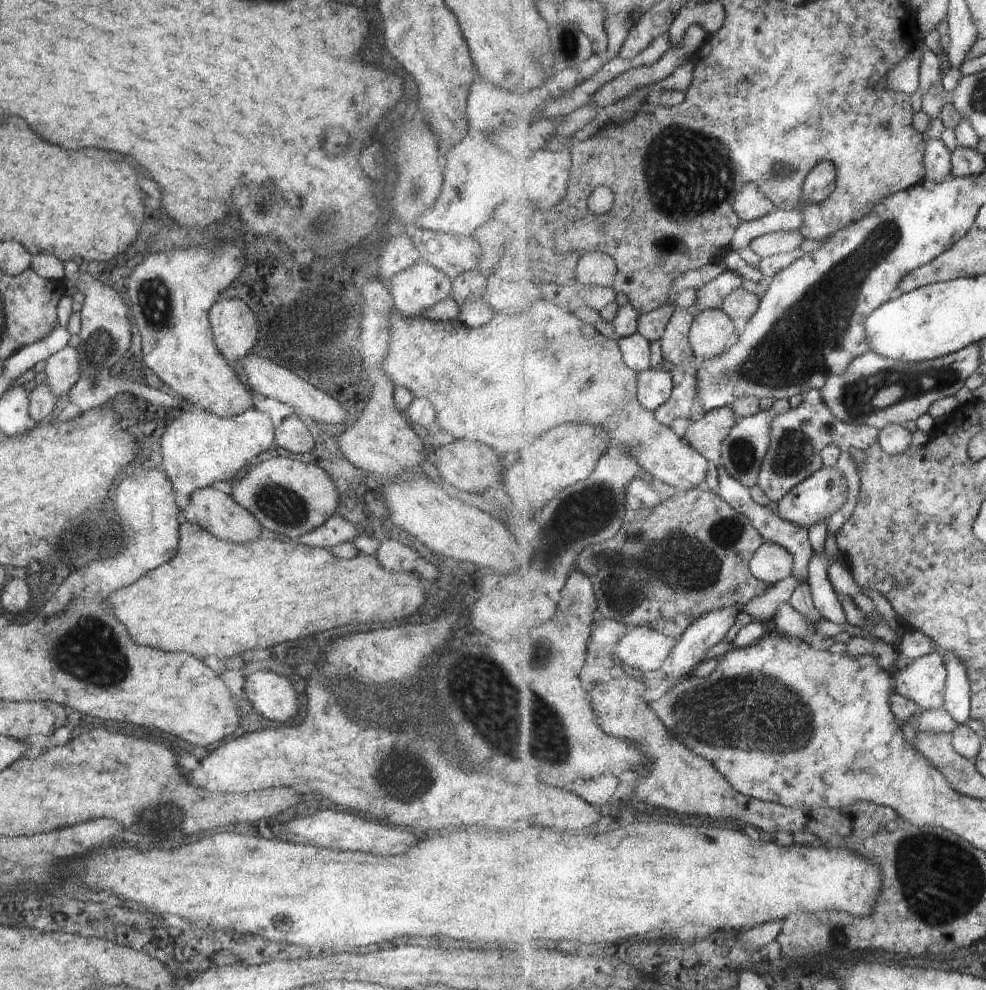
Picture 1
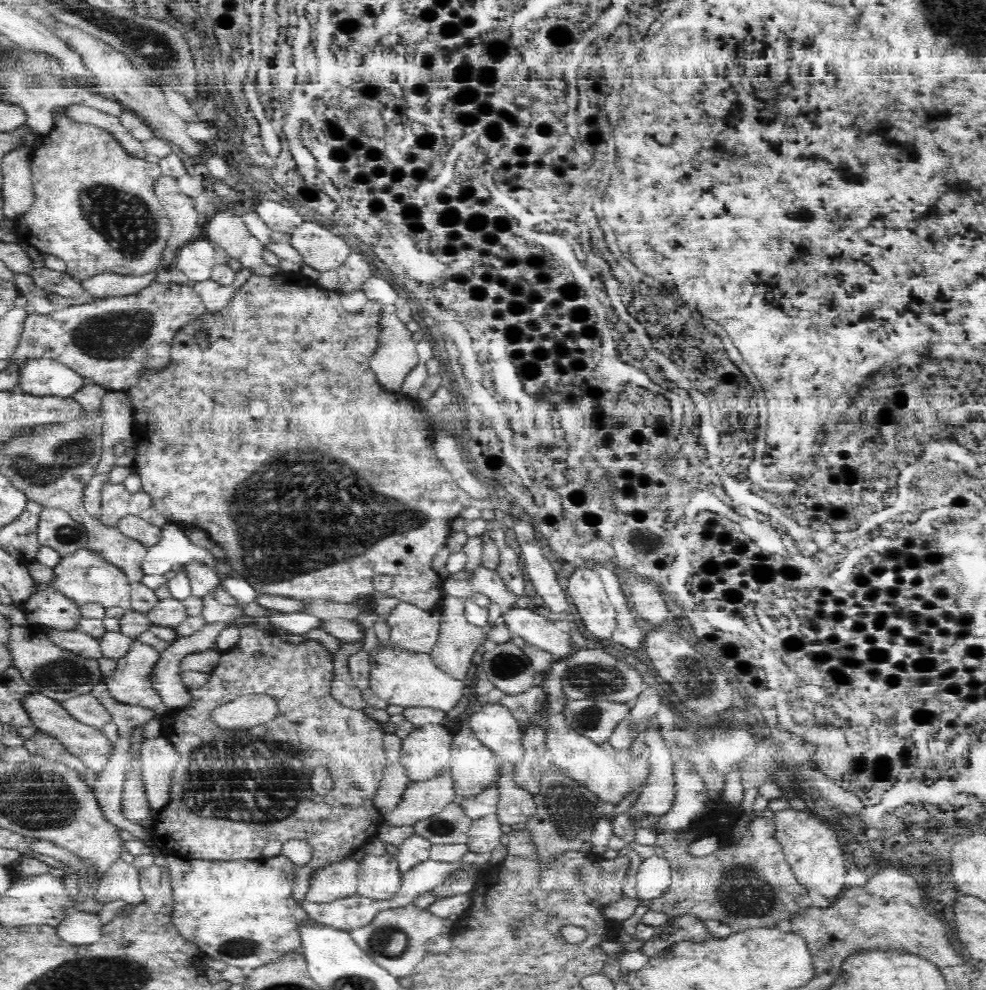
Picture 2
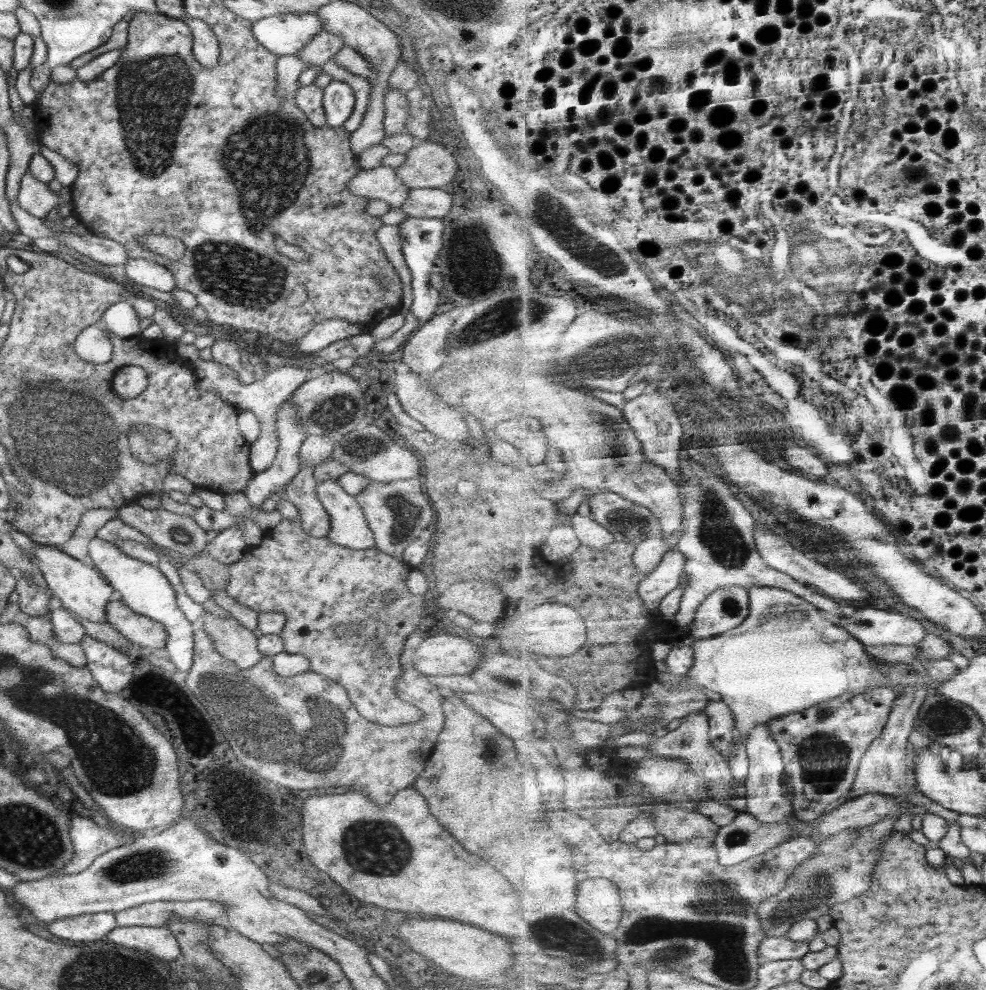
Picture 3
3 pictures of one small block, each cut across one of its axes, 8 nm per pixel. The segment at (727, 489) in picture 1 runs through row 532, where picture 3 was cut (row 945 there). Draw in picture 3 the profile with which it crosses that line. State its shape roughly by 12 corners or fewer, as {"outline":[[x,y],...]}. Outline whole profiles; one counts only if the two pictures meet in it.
{"outline":[[768,937],[760,948],[762,962],[802,960],[808,941]]}

